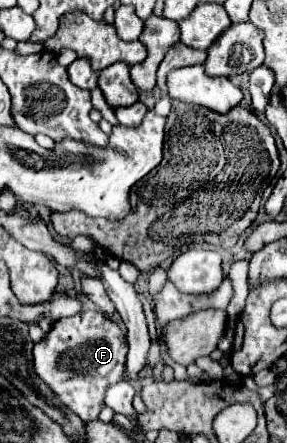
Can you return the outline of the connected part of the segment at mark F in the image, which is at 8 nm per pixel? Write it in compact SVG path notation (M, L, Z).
M81 310L75 316L53 322L51 332L33 348L33 364L39 378L43 378L45 384L49 384L55 390L59 400L67 408L71 408L83 422L97 420L99 412L105 406L107 388L125 378L125 360L127 360L127 338L123 330L107 314L97 310Z

